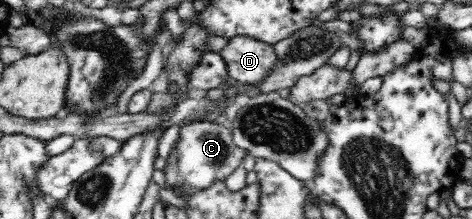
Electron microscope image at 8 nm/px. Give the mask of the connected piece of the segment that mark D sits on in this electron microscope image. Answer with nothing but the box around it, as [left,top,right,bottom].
[219,36,278,86]

